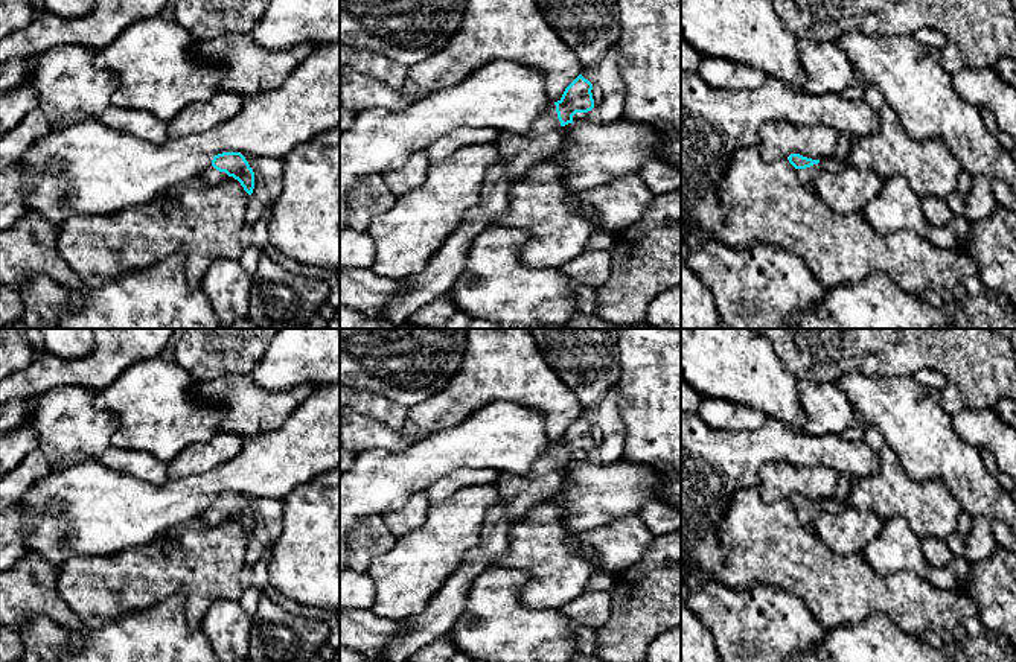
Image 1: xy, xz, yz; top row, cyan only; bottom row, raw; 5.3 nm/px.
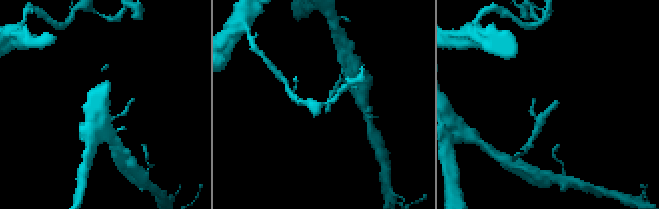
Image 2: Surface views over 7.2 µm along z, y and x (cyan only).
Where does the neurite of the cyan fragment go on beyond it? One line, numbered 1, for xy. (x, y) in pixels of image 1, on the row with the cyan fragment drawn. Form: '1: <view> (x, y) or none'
1: xy (210, 175)

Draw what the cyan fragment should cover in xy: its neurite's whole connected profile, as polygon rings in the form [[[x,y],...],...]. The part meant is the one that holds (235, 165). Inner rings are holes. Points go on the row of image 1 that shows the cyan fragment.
[[[222,152],[215,155],[212,164],[200,178],[206,184],[218,184],[227,177],[238,180],[248,195],[253,193],[254,172],[241,152]]]

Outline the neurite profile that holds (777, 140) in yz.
[[[768,122],[759,132],[759,154],[765,161],[800,154],[812,160],[833,157],[839,132],[833,128],[800,128],[786,122]]]

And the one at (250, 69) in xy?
[[[225,33],[200,41],[193,53],[201,62],[225,70],[218,91],[251,96],[277,88],[303,62],[311,49],[311,44],[300,44],[286,50],[267,50],[248,33]]]

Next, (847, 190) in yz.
[[[847,163],[841,170],[823,169],[813,181],[818,198],[839,215],[862,213],[883,187],[883,178]]]

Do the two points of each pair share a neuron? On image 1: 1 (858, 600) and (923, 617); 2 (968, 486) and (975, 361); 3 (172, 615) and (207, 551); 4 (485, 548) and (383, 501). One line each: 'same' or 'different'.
1: same
2: different
3: different
4: different

